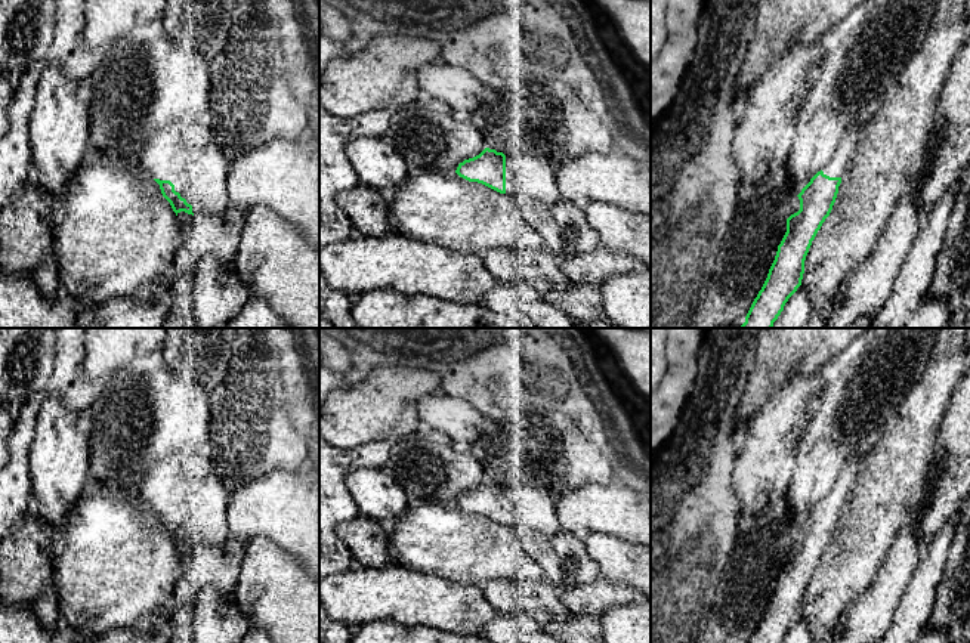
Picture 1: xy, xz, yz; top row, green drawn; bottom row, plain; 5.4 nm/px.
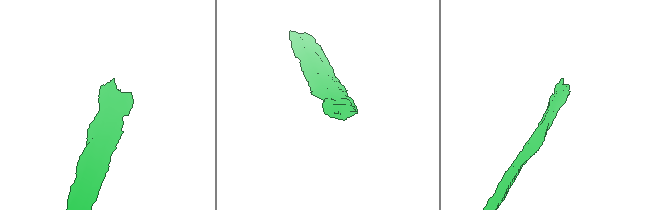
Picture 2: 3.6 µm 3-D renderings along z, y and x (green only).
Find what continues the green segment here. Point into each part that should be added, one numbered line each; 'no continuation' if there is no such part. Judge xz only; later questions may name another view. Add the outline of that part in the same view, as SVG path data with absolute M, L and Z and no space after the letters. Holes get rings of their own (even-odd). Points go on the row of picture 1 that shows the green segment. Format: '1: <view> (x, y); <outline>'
1: xz (527, 176); M529 152L506 155L506 195L516 201L550 201L550 167Z

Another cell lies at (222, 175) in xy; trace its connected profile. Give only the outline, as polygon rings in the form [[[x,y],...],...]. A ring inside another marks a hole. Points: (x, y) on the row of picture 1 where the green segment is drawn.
[[[217,145],[217,149],[216,149],[216,174],[217,174],[217,179],[219,179],[219,194],[228,197],[228,174],[229,174],[229,170],[225,170],[222,167],[223,161],[228,161],[228,158],[225,157],[220,145]]]

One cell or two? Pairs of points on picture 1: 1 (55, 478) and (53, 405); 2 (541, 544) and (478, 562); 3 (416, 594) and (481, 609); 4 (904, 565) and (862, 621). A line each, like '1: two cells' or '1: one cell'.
1: one cell
2: two cells
3: one cell
4: one cell

